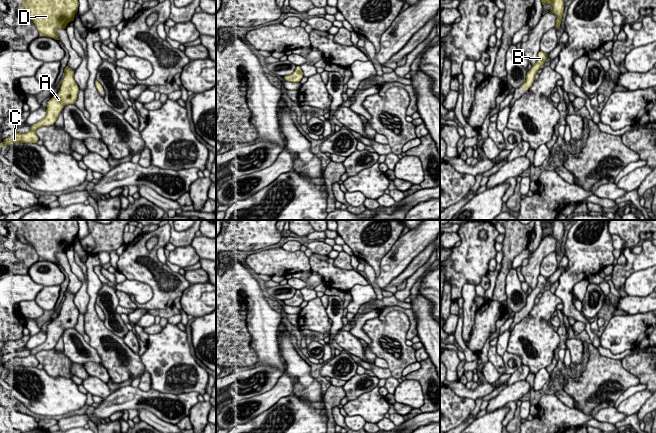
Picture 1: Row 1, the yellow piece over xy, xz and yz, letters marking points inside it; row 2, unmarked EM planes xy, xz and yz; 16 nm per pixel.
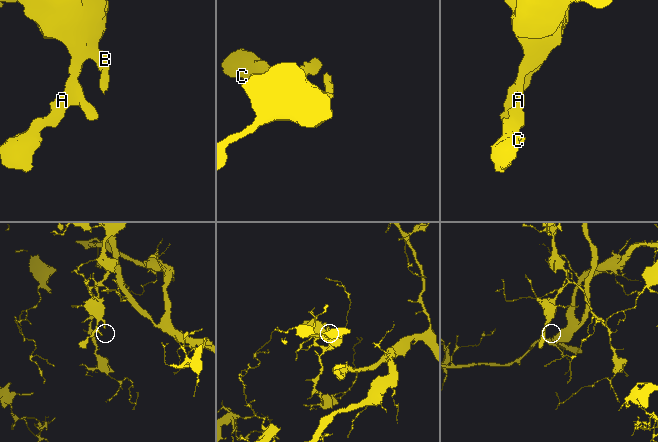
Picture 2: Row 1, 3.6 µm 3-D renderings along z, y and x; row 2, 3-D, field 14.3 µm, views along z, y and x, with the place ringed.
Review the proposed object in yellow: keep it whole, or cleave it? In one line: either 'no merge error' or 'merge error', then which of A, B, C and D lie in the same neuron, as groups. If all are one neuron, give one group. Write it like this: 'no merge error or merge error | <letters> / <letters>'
no merge error | A B C D

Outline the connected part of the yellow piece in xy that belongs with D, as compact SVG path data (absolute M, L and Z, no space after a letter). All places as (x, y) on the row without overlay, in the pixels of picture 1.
M22 220L22 236L35 248L40 260L59 264L56 254L66 253L78 235L77 220Z

